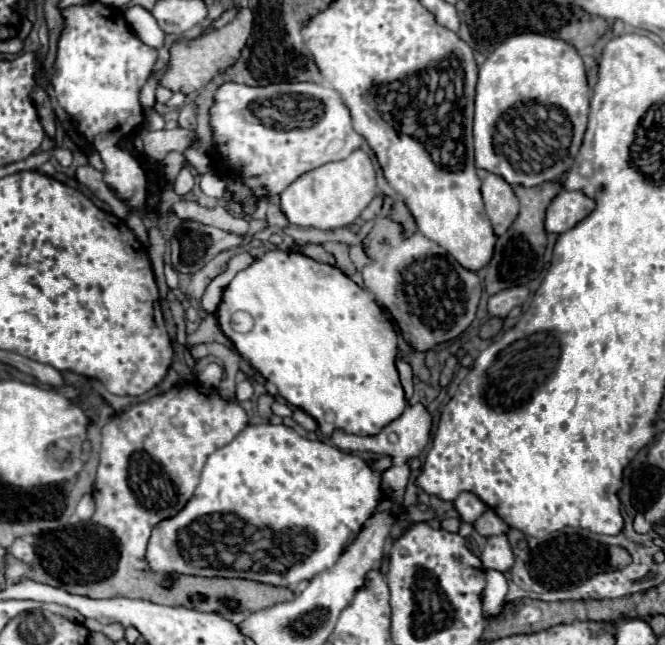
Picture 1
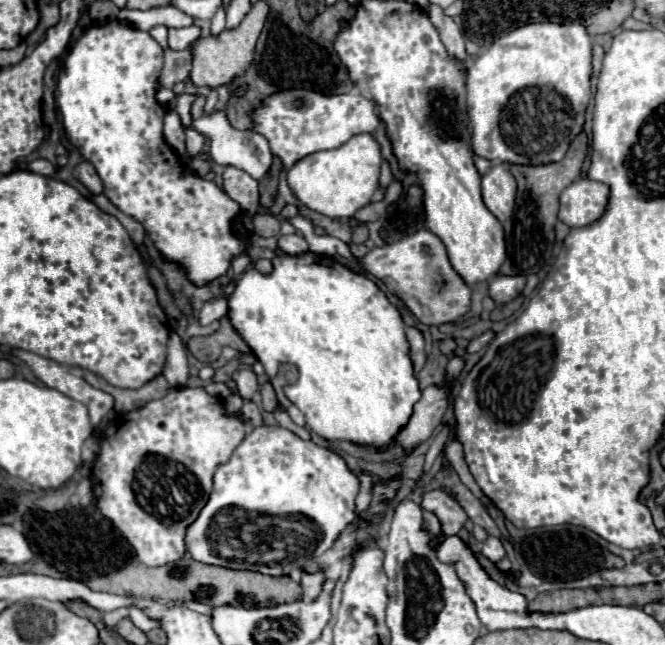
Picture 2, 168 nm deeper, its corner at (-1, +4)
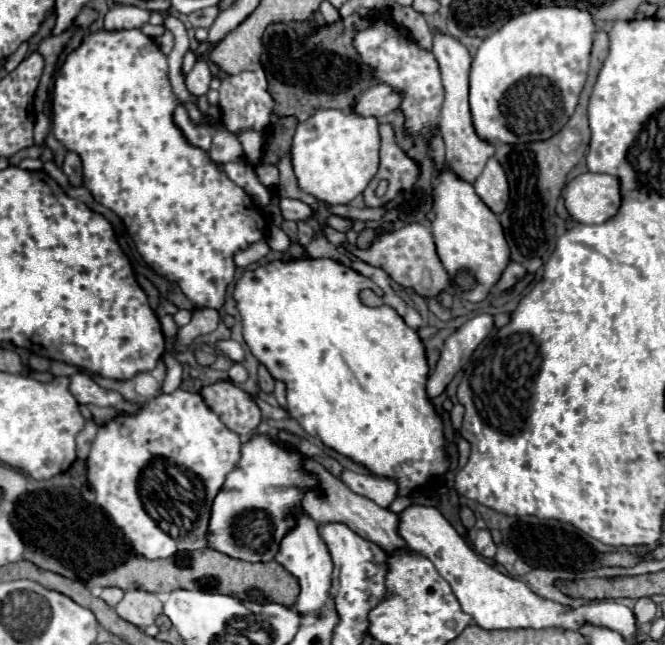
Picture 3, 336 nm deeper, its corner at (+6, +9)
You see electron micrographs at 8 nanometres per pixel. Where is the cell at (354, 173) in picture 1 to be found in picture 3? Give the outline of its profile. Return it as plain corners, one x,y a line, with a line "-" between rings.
323,109
301,123
291,145
291,165
299,189
325,205
345,205
361,195
379,167
377,127
375,117
359,117
341,109

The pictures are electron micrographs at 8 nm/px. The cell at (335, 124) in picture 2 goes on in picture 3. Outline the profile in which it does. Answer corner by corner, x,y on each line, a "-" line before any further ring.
371,85
353,103
353,111
361,117
383,117
395,109
399,109
399,95
387,85

